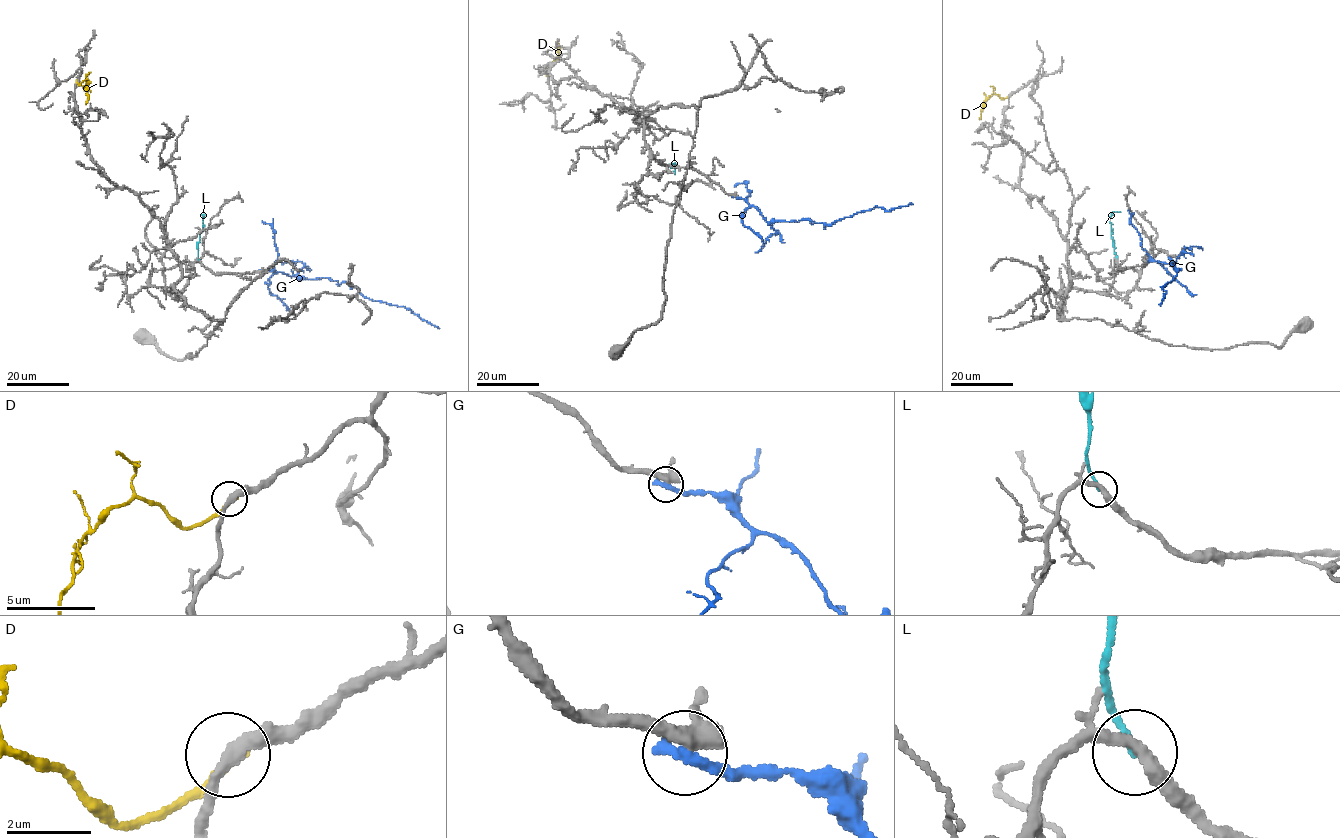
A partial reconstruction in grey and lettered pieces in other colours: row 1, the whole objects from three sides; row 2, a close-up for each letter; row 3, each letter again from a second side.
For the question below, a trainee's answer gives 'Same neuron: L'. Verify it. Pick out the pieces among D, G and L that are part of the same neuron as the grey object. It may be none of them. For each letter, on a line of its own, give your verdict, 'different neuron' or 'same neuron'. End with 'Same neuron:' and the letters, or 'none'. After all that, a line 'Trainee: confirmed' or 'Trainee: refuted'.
D: different neuron
G: different neuron
L: same neuron
Same neuron: L
Trainee: confirmed

